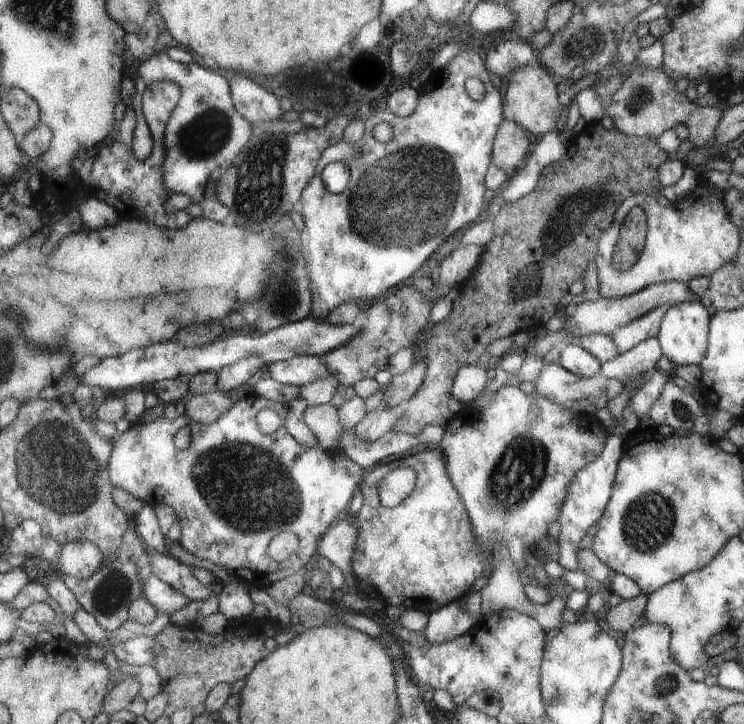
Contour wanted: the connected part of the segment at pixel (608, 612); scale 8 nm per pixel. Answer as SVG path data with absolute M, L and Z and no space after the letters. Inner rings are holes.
M641 591L634 598L621 600L617 606L606 607L601 616L614 631L627 633L633 623L642 616L647 598Z

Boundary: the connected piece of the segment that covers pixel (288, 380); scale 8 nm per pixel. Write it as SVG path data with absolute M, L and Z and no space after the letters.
M300 355L287 361L280 361L268 367L270 380L282 384L304 386L318 379L327 379L330 373L316 355Z

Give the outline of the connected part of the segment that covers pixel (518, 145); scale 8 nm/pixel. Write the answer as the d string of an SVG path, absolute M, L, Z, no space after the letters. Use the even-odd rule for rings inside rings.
M502 121L498 125L490 151L490 164L505 172L509 178L515 174L532 140L513 122Z

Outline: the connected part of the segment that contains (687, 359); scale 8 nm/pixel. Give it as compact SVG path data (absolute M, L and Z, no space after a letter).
M686 301L671 305L663 314L656 335L662 354L674 365L698 364L706 352L709 314L699 301Z

